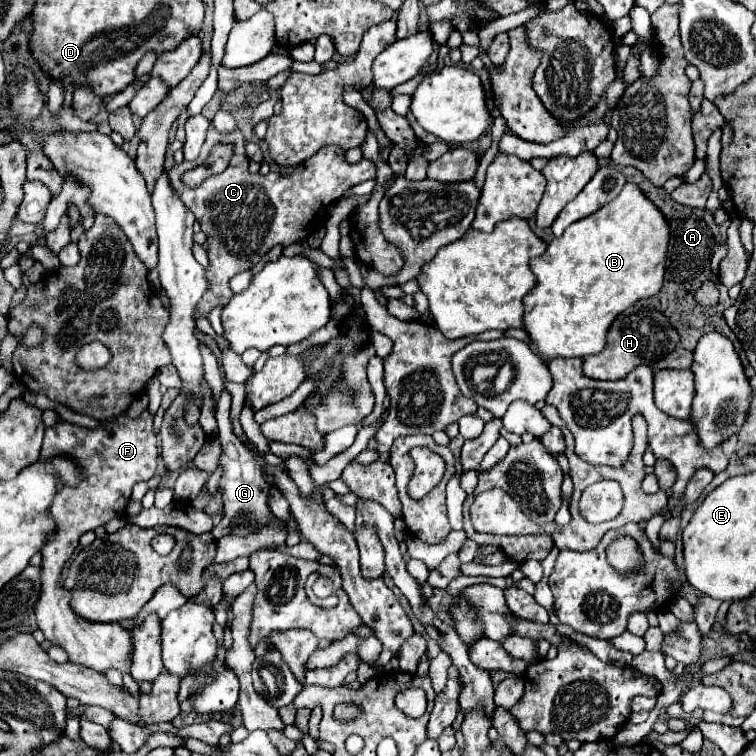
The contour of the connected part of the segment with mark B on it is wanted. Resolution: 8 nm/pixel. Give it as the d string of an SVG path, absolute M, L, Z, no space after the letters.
M626 184L620 192L620 196L616 196L616 200L612 200L612 204L606 204L604 208L596 210L592 216L586 216L584 220L576 222L576 224L570 224L566 228L566 232L560 236L560 238L554 238L546 252L540 256L540 258L534 258L530 268L532 272L536 274L538 278L538 284L534 286L532 292L526 294L524 298L524 328L526 332L530 334L530 340L536 344L538 348L538 354L542 354L544 358L556 358L556 356L578 356L578 358L584 358L584 356L590 356L590 354L598 354L604 344L606 344L606 332L608 332L608 326L612 324L612 320L624 312L626 308L634 306L638 300L642 298L652 298L656 296L660 290L662 290L662 284L664 284L664 274L666 274L666 252L668 252L668 238L670 238L670 228L668 228L668 222L664 220L664 214L644 196L644 192L636 186L636 184Z

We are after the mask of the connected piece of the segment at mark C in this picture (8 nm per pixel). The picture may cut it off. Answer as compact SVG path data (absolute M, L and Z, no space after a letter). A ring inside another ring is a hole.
M212 126L208 130L206 142L200 150L198 160L176 164L168 176L174 186L174 190L180 194L182 202L196 214L196 218L202 224L202 230L208 236L208 268L206 268L206 280L208 290L200 298L194 310L194 318L208 316L214 308L224 308L228 300L232 298L230 290L230 278L238 272L250 270L254 264L260 262L260 258L276 244L288 246L302 238L310 236L324 226L326 222L326 210L332 202L342 198L342 194L364 180L376 178L376 164L368 158L362 158L358 164L348 164L344 160L344 150L336 146L324 146L320 148L310 160L298 168L300 172L292 172L288 176L282 176L278 172L270 172L266 176L262 174L250 174L248 172L248 156L244 152L246 140L242 132L236 128L232 134L218 134ZM214 144L232 144L234 154L230 158L230 164L224 172L212 174L206 178L198 188L188 188L182 182L184 172L202 166Z

